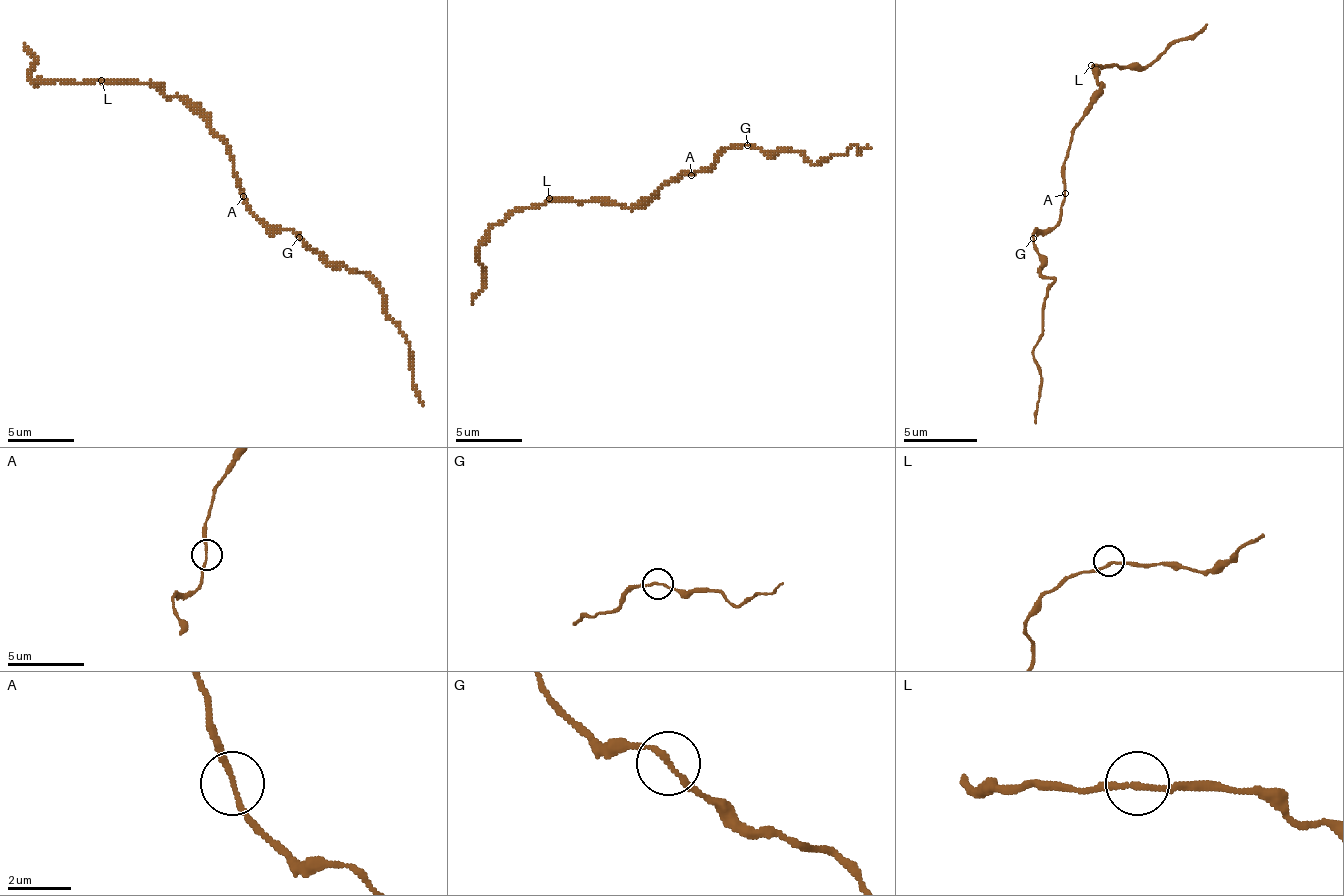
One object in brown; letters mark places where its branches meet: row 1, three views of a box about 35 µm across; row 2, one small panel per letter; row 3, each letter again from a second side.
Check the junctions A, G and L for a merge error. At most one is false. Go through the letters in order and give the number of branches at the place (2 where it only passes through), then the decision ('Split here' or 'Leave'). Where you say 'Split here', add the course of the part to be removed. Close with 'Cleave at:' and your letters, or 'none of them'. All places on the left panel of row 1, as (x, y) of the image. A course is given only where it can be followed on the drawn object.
A: Branches: 2. Leave
G: Branches: 2. Leave
L: Branches: 2. Leave
Cleave at: none of them

